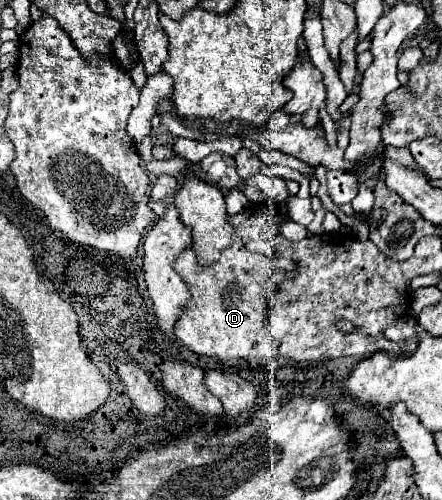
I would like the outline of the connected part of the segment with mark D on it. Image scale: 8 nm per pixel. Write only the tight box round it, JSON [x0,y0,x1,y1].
[174,200,296,360]

